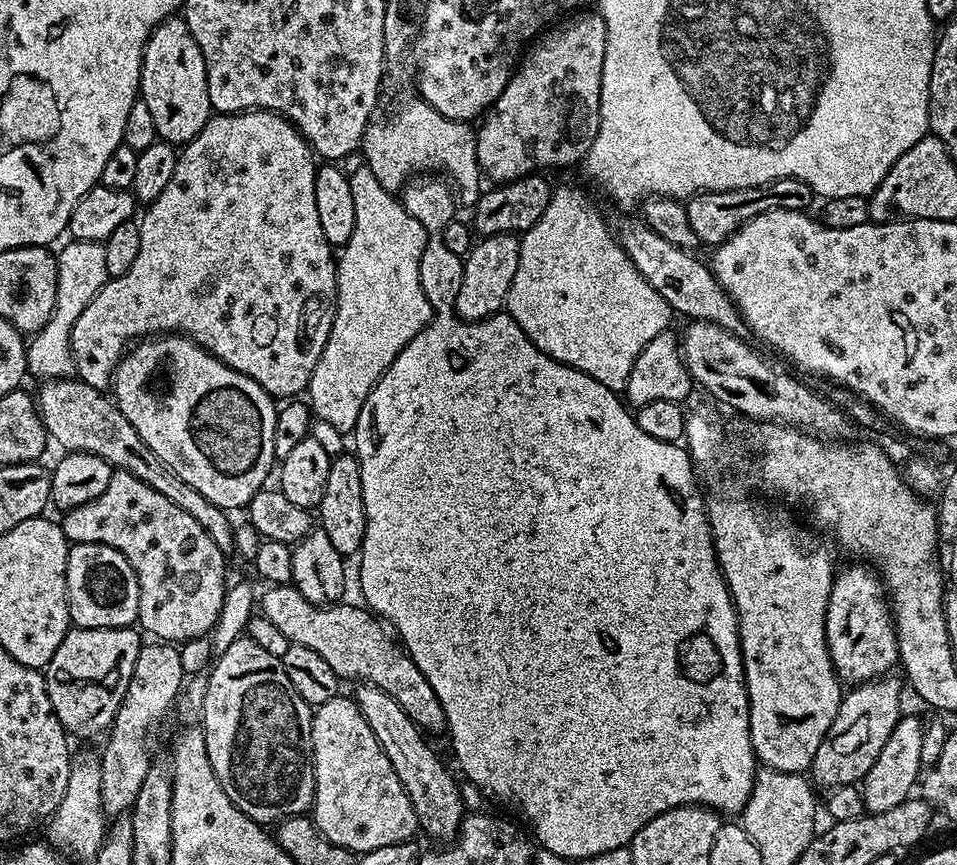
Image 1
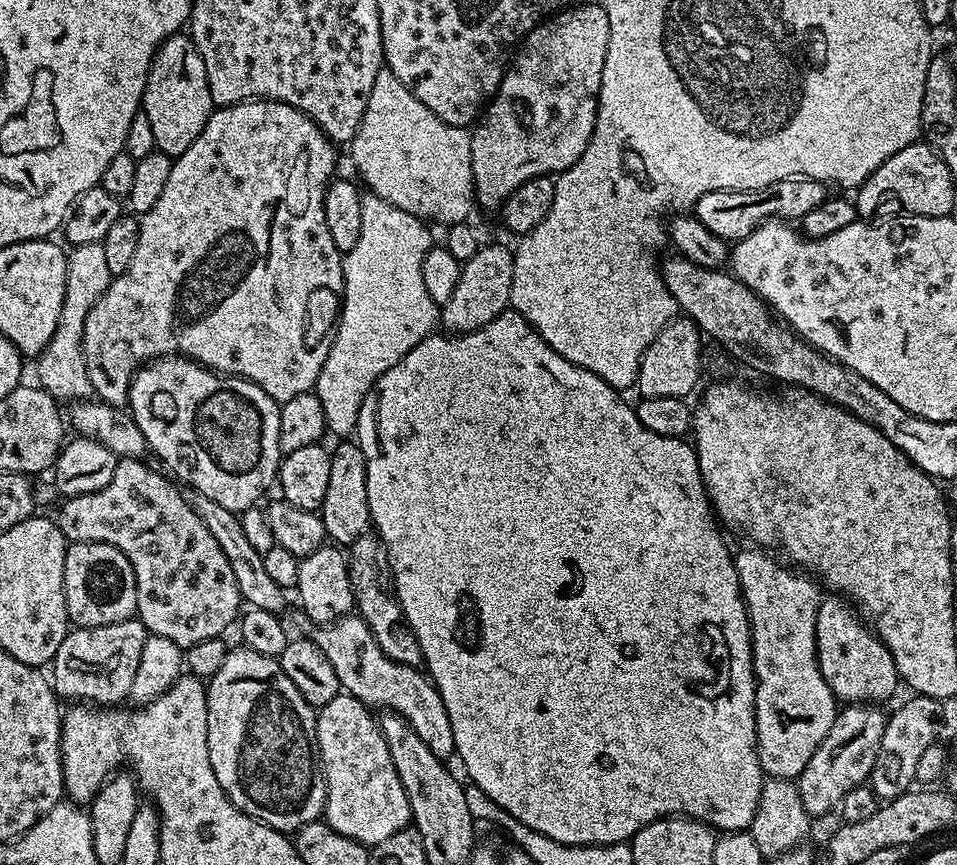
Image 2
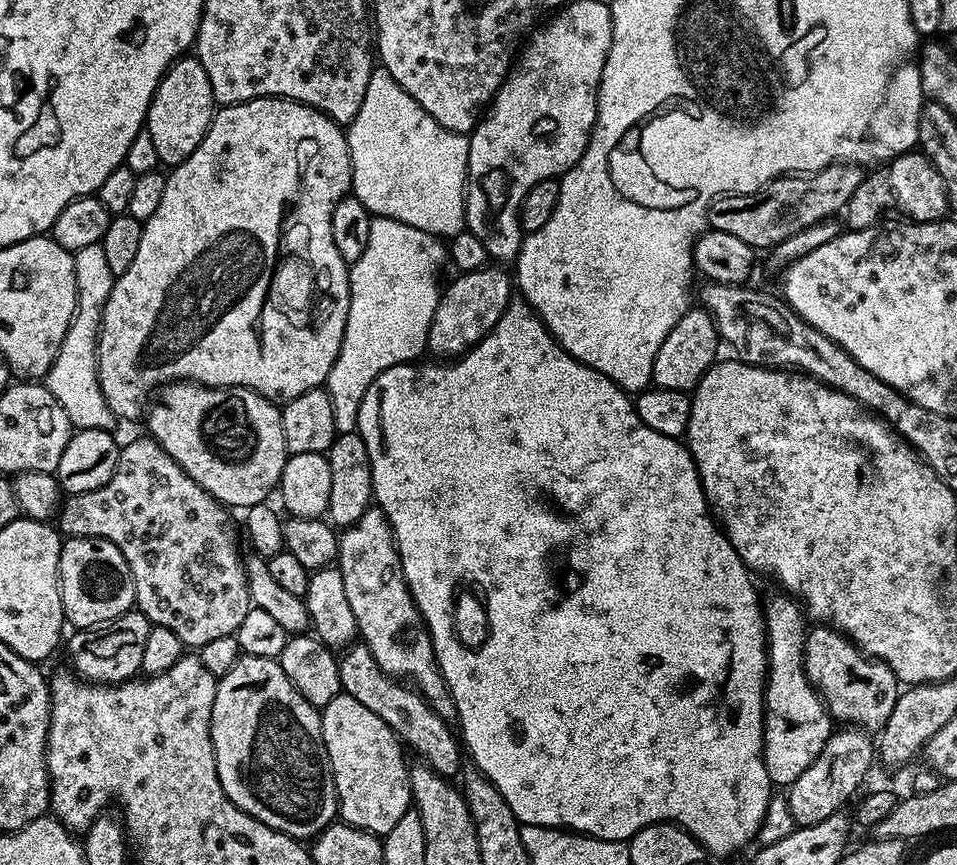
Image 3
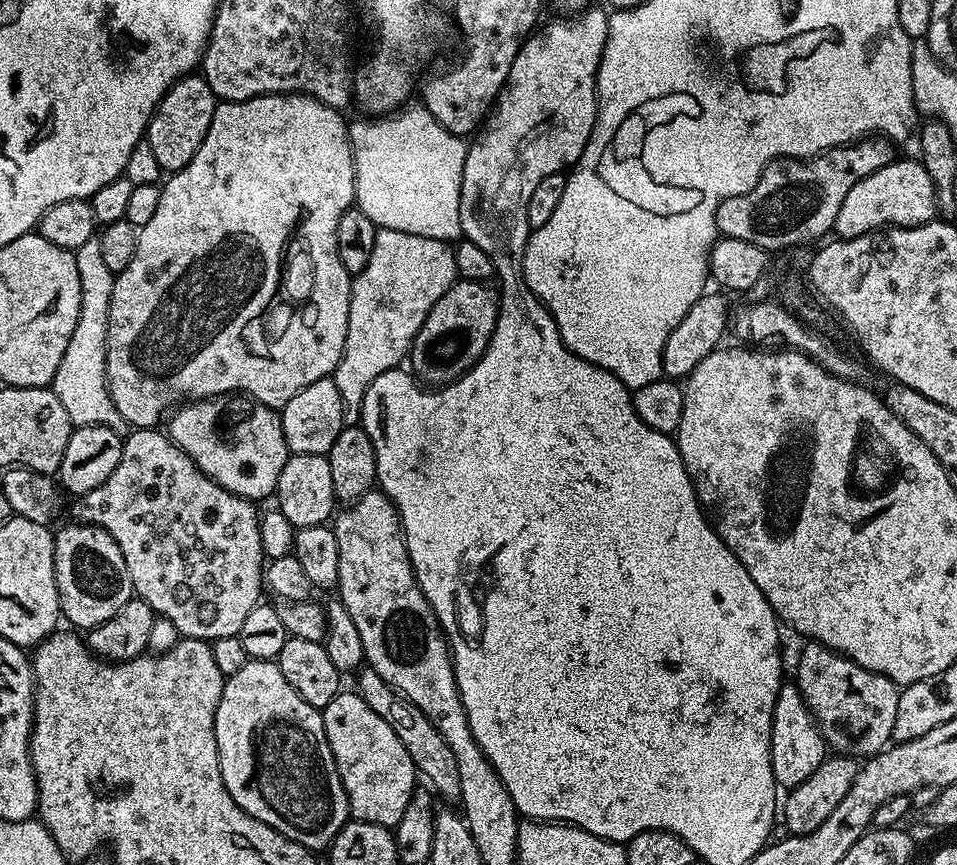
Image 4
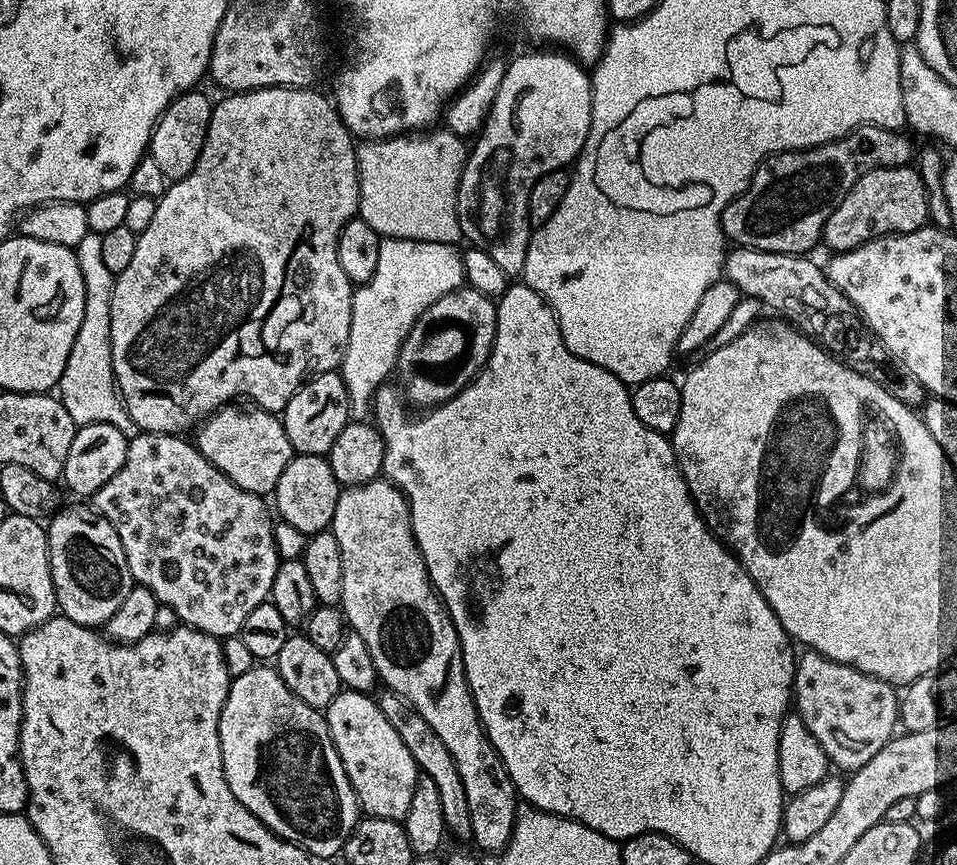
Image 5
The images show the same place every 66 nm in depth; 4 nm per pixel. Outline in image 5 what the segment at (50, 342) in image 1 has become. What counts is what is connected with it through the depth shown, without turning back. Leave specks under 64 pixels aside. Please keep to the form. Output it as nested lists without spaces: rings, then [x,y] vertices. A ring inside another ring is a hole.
[[[88,232],[82,242],[74,249],[78,258],[78,266],[82,270],[82,282],[86,286],[86,310],[82,314],[82,326],[78,326],[78,338],[74,338],[74,346],[70,350],[70,358],[66,358],[66,370],[62,370],[62,378],[58,385],[58,398],[66,406],[66,414],[74,418],[77,426],[86,424],[109,424],[118,426],[128,441],[138,438],[140,427],[130,418],[120,391],[116,388],[116,375],[112,369],[112,343],[110,342],[110,302],[114,294],[116,276],[104,264],[102,259],[102,236],[97,232]]]

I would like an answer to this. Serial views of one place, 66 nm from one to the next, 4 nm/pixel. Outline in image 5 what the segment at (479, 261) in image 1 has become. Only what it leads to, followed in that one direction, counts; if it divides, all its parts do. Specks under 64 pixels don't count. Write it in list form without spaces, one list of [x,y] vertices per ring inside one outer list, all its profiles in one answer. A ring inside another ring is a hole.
[[[467,286],[438,298],[414,322],[406,342],[402,342],[395,371],[400,372],[402,392],[413,405],[427,410],[454,398],[480,373],[492,352],[496,337],[497,301]]]

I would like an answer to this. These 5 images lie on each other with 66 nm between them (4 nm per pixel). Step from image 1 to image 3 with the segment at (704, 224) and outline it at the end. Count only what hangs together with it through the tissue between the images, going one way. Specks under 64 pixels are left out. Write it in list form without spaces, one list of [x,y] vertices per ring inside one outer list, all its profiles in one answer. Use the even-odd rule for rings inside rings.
[[[831,164],[817,172],[807,174],[789,174],[777,176],[764,188],[759,188],[749,196],[719,196],[708,207],[707,223],[714,230],[722,230],[722,234],[734,234],[742,242],[746,242],[754,250],[770,250],[778,242],[790,238],[790,234],[798,234],[806,226],[814,226],[814,222],[822,222],[826,218],[843,213],[850,202],[854,190],[864,181],[865,169],[858,164]]]

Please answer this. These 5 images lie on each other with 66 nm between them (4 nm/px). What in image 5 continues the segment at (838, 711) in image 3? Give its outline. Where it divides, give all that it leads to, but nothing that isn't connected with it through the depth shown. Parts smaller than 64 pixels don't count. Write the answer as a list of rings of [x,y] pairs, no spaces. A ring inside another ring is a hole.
[[[811,650],[799,653],[794,685],[794,712],[806,722],[806,730],[818,738],[829,765],[847,770],[866,766],[898,728],[897,689],[870,674],[862,674],[842,662],[834,662]]]

